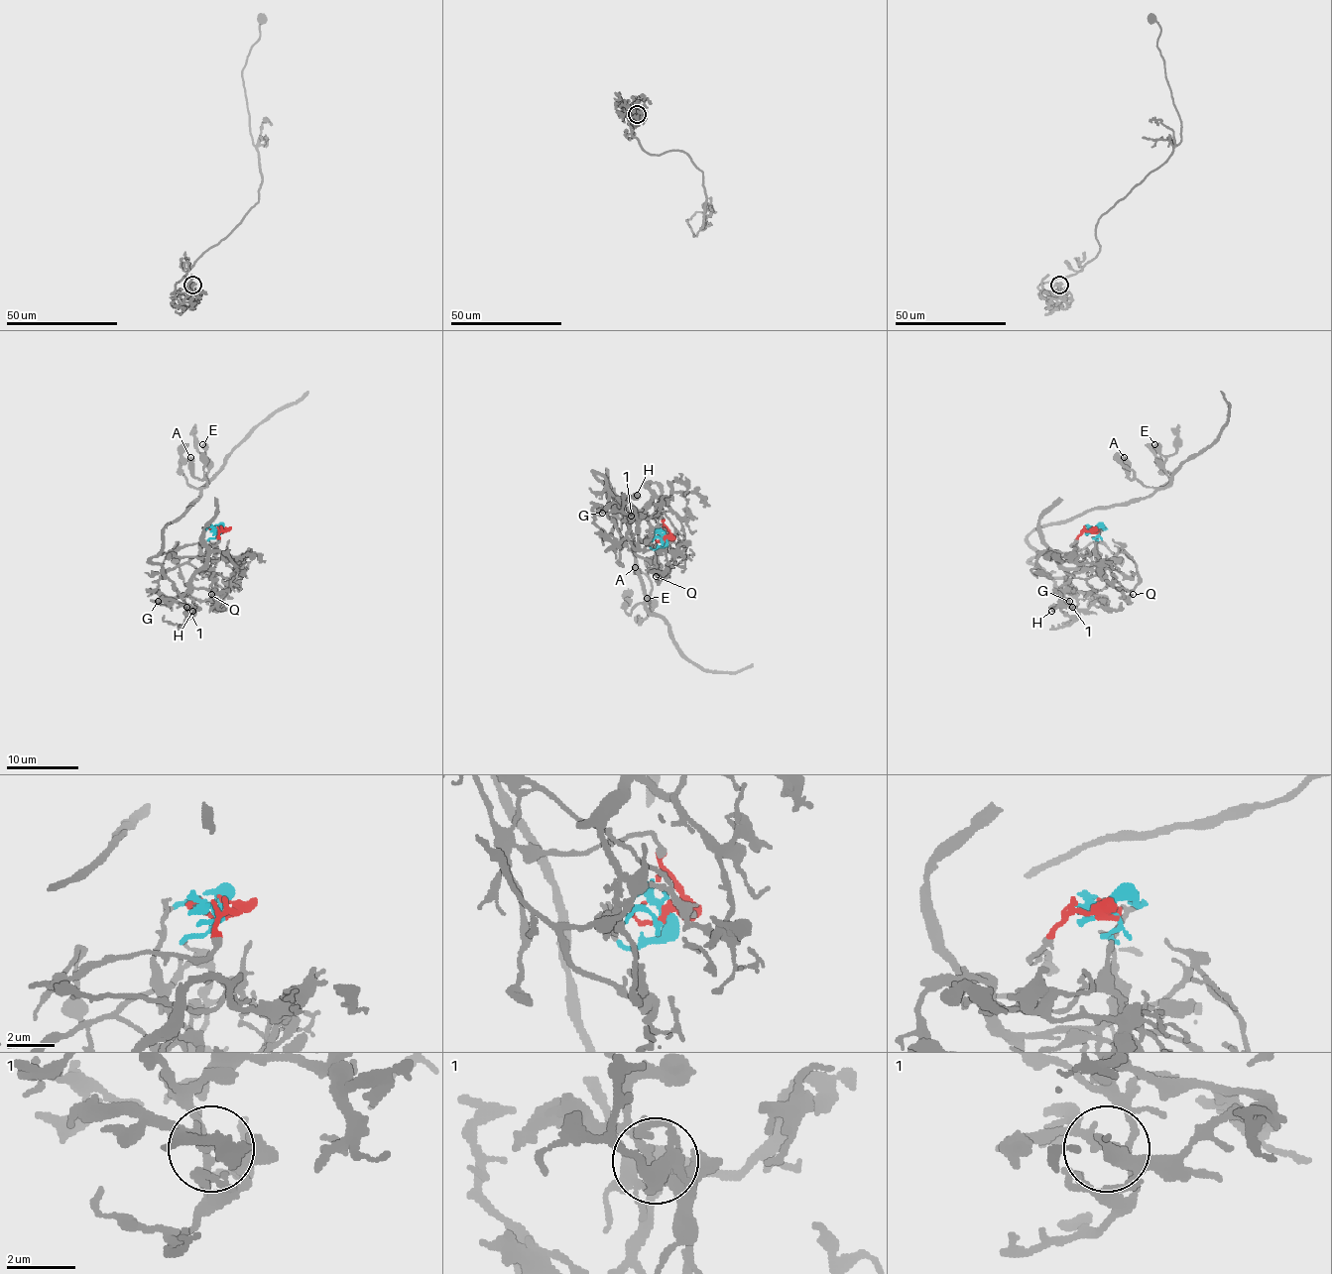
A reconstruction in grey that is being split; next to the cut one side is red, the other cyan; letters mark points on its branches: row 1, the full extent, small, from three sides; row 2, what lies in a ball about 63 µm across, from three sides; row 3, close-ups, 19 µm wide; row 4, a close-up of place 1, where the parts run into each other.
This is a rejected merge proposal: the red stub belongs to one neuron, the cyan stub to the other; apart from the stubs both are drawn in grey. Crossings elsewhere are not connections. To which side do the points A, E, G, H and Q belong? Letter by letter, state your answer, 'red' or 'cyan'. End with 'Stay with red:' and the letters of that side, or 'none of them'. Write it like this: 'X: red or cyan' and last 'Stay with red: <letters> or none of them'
A: red
E: red
G: cyan
H: cyan
Q: cyan
Stay with red: A, E

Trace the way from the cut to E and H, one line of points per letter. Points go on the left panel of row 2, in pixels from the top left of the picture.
E: (220, 531), (215, 545), (184, 543), (161, 554), (164, 527), (195, 502), (206, 482), (202, 444)
H: (220, 531), (202, 532), (204, 569), (184, 593), (193, 598), (191, 609), (182, 604), (193, 611)

